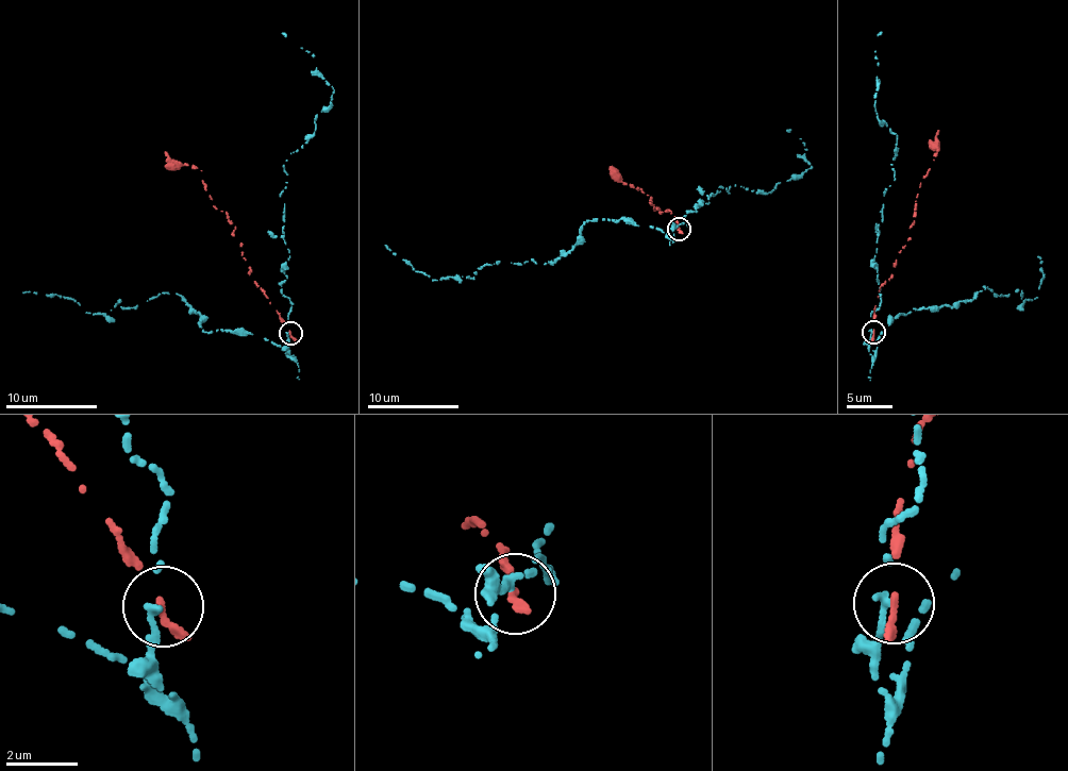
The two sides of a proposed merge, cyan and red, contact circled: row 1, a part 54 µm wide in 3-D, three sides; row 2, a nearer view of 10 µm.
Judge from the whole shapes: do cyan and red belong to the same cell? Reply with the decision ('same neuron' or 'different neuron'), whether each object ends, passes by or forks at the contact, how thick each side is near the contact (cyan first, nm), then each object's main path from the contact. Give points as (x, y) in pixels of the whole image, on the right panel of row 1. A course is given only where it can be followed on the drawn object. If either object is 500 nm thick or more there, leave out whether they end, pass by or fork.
different neuron; cyan passes by; red ends there; 160 nm thick on the cyan side, 240 nm on the other; cyan runs (873, 331), (874, 355), (891, 318), (970, 300), (985, 286), (1033, 300), (1045, 278), (1039, 256); red runs (872, 332), (882, 283), (891, 277), (899, 251), (904, 248), (910, 237), (920, 183), (939, 148), (938, 130)

